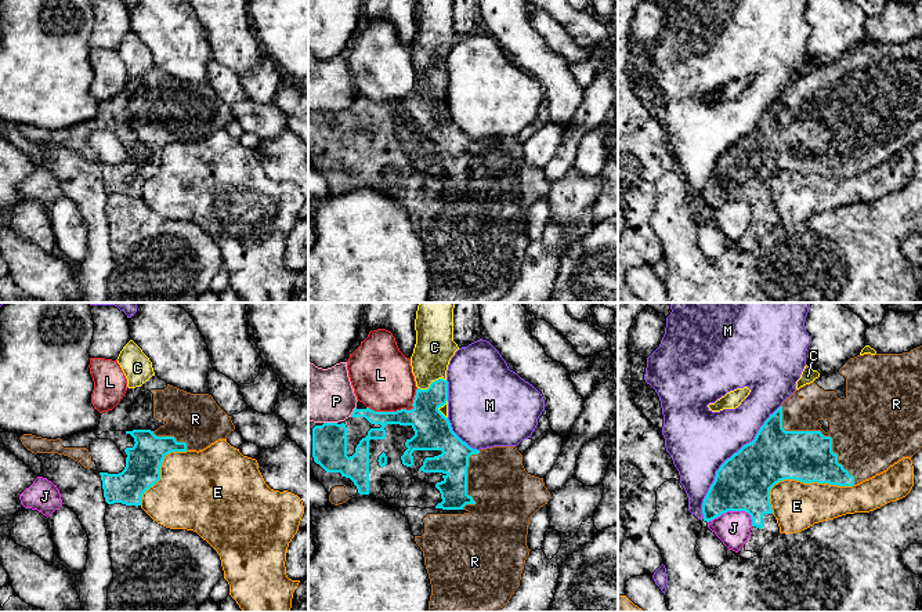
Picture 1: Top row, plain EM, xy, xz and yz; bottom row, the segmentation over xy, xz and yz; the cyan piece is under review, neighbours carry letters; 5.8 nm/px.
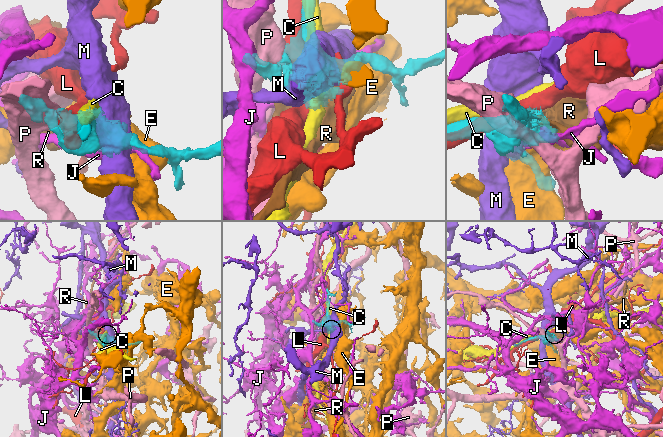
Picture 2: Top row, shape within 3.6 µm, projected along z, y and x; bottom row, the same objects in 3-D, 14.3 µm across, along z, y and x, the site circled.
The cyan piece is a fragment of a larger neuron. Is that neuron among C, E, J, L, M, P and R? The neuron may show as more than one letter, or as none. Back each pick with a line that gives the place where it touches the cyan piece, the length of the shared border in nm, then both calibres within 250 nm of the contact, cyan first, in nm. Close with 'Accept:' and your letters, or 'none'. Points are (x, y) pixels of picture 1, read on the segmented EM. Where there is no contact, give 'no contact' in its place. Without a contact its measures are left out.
R: meets cyan in yz at (819, 431); contact 650 nm long; 300 nm thick on the cyan side, 380 nm on the other
Accept: R

